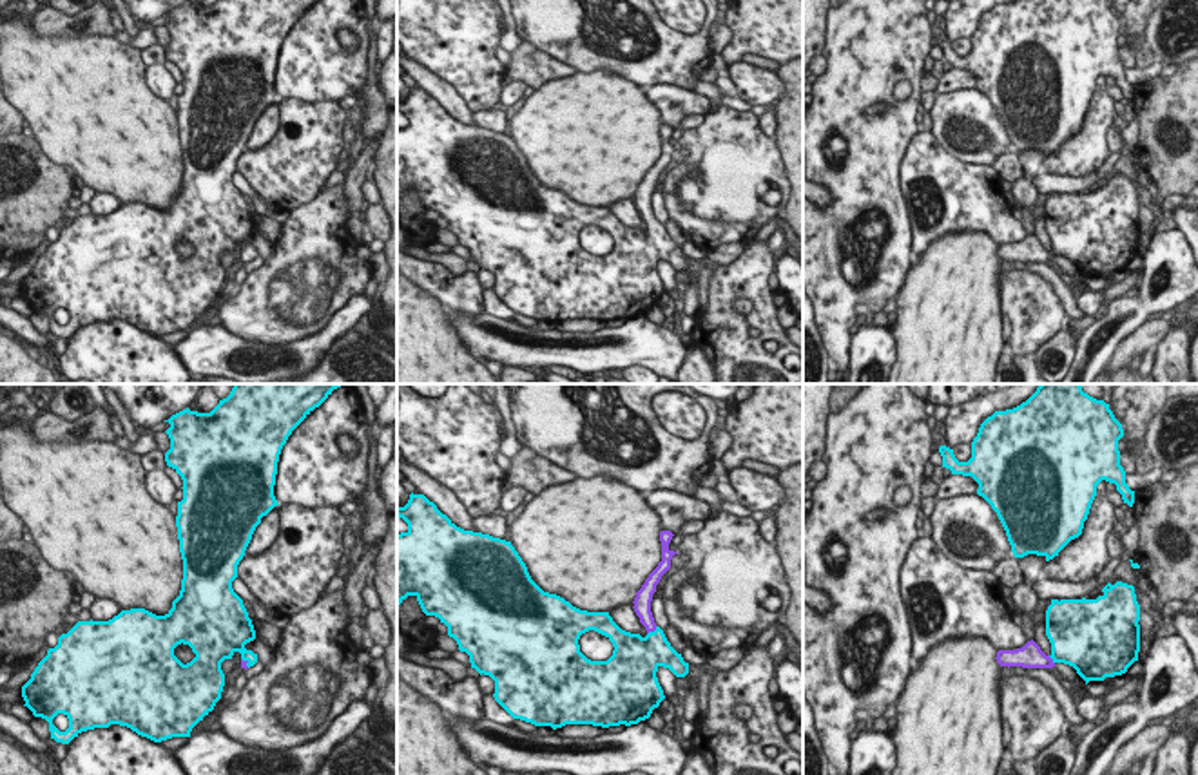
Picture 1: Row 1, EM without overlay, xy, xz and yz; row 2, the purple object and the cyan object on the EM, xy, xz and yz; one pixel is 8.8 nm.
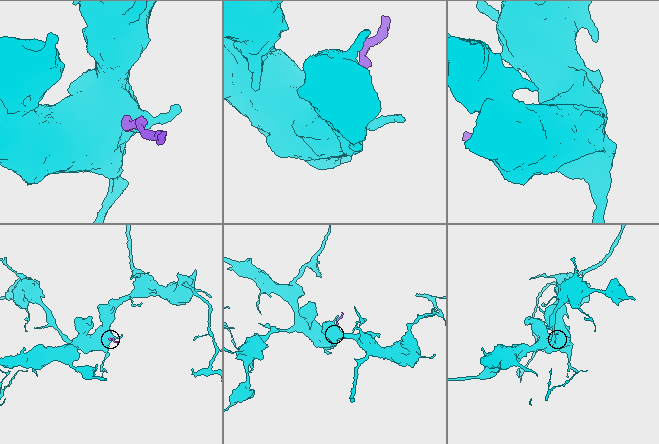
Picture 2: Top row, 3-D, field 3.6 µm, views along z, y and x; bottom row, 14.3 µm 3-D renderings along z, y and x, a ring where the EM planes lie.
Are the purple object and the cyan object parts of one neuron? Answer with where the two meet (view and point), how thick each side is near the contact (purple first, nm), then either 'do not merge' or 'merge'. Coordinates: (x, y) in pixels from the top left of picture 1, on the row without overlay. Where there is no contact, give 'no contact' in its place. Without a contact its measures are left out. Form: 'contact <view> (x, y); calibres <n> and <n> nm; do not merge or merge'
contact xz (651, 225); calibres 160 and 360 nm; merge

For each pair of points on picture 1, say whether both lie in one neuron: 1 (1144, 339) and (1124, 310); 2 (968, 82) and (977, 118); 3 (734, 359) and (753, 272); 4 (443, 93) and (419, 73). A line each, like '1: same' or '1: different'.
1: different
2: different
3: same
4: same

